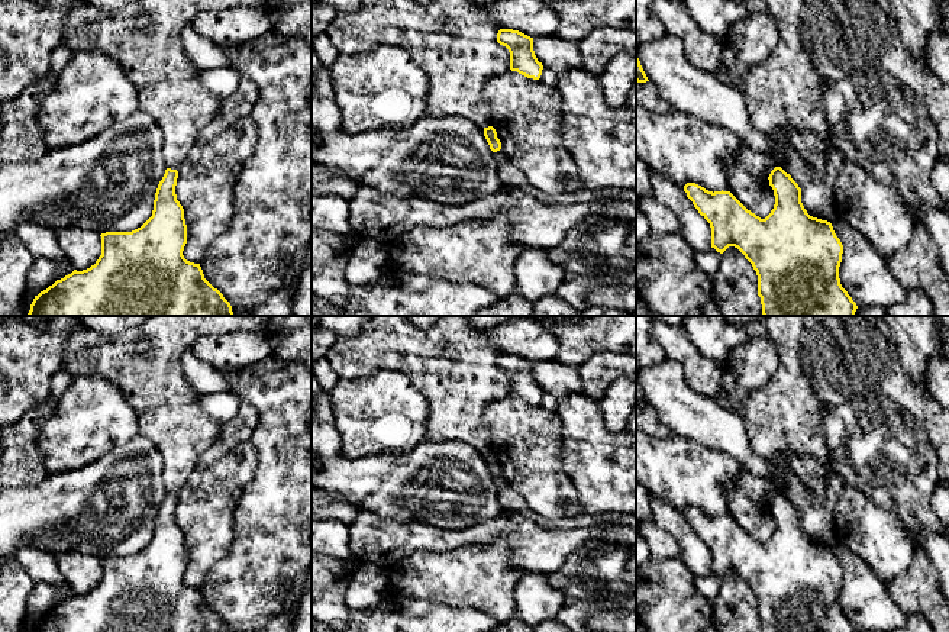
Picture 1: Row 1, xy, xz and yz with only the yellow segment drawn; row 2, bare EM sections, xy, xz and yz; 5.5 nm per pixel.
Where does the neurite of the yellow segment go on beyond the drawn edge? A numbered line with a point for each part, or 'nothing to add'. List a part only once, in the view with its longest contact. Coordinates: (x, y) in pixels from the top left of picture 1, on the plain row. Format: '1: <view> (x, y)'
nothing to add

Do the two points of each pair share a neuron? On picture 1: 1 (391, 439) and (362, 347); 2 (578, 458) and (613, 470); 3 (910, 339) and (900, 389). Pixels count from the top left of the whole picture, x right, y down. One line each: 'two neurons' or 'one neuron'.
1: two neurons
2: one neuron
3: two neurons

